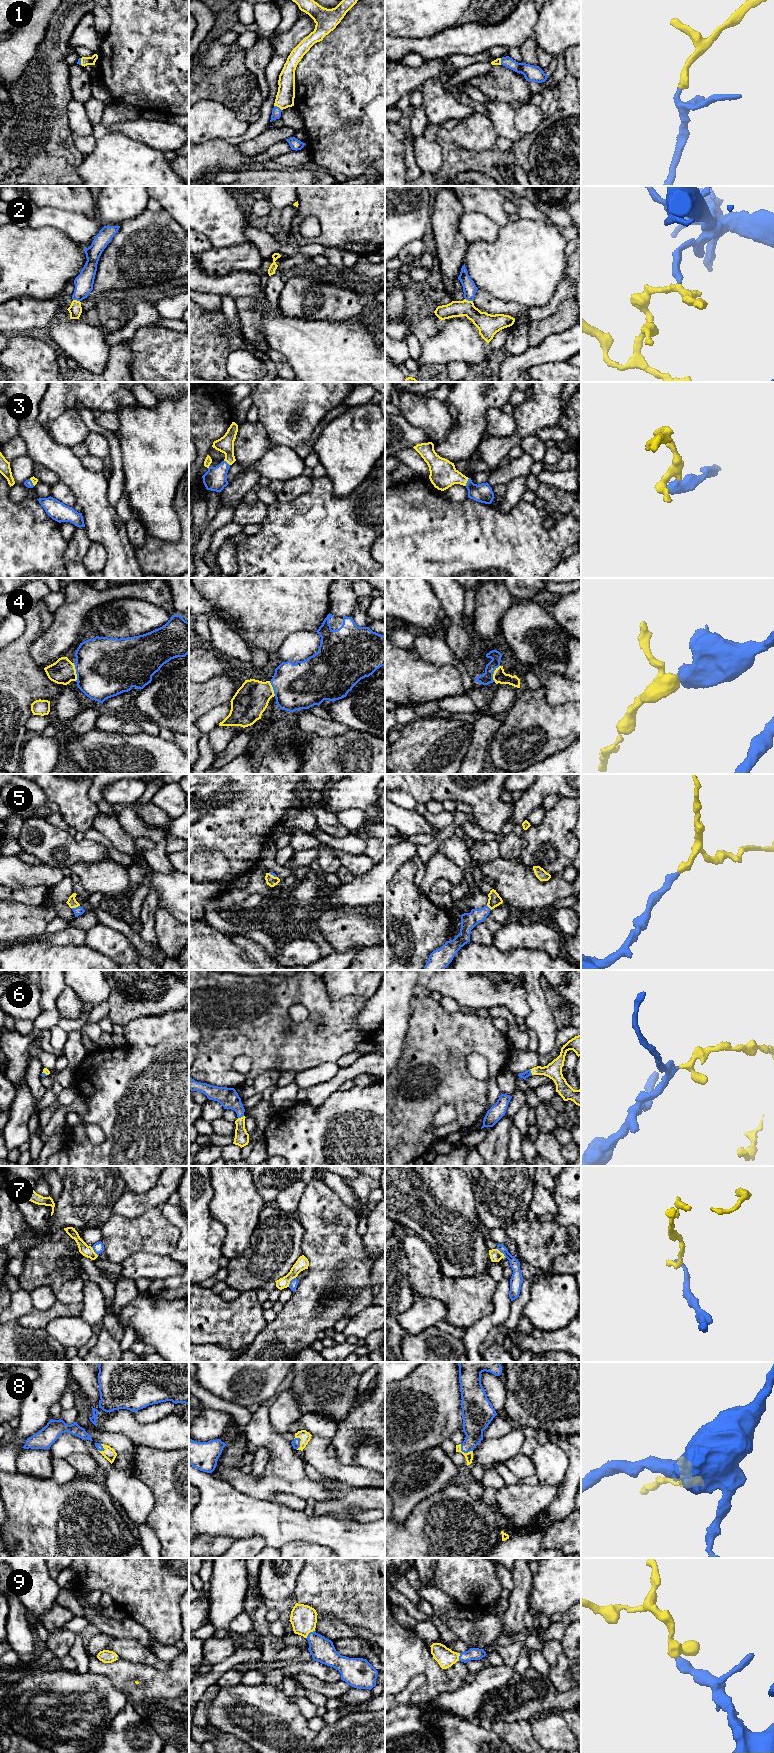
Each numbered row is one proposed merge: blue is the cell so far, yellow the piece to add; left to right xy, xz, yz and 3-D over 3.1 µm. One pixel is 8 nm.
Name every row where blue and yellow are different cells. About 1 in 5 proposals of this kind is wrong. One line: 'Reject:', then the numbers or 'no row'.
Reject: 7

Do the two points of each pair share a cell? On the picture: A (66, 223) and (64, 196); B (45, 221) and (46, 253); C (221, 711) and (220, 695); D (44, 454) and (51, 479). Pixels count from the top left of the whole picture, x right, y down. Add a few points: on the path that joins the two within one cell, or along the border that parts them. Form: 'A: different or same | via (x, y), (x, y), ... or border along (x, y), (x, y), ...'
A: different | border along (42, 206), (78, 211), (85, 215)
B: different | border along (31, 227), (55, 227), (67, 235)
C: different | border along (229, 700), (209, 709), (201, 717)
D: different | border along (35, 462), (51, 469), (60, 481)

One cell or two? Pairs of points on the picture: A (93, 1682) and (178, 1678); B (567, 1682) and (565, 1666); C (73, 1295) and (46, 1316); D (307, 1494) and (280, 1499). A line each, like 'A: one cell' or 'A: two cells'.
A: two cells
B: one cell
C: two cells
D: two cells

